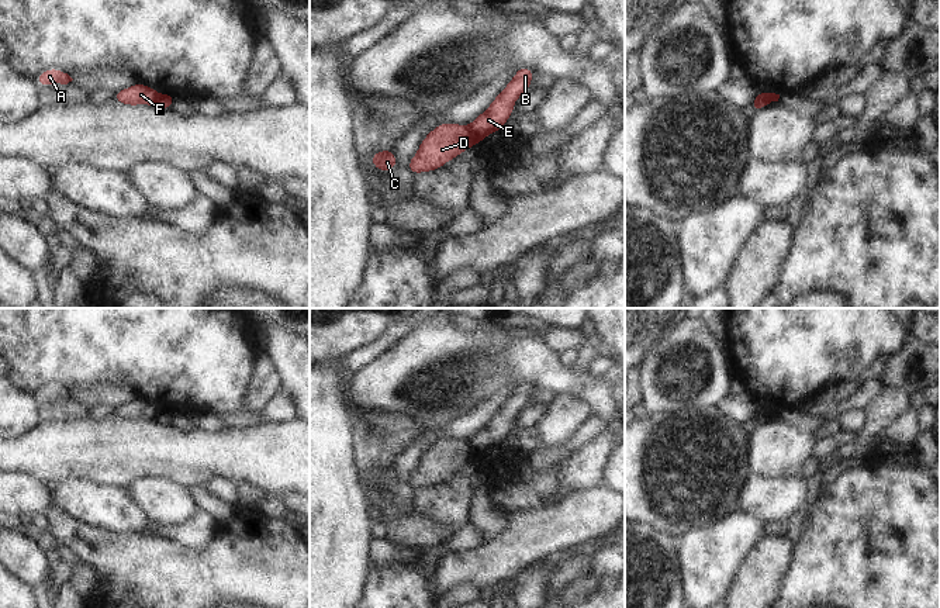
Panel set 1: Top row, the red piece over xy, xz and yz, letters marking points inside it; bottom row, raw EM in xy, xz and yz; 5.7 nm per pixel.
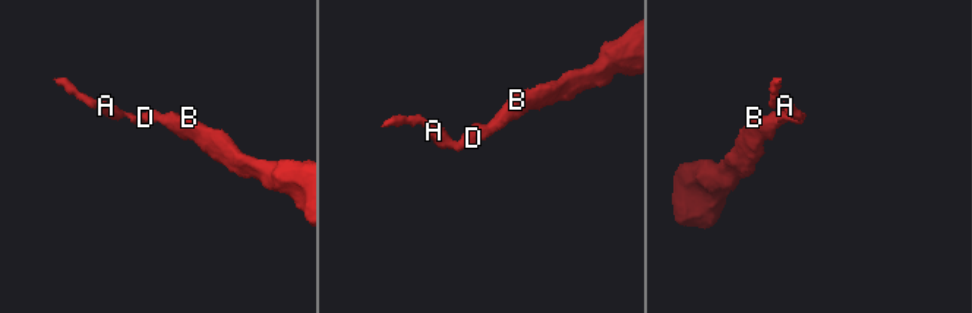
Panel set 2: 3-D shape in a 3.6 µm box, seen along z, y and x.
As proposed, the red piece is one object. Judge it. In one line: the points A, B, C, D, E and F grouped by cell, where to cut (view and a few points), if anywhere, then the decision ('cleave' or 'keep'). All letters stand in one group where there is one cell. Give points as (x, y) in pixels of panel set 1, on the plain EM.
groups A C D F / B E; cut xz (467, 442), (474, 459); cleave

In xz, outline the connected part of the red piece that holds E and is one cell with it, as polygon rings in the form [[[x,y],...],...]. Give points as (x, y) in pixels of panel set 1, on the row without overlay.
[[[519,383],[514,394],[493,415],[490,422],[469,441],[474,460],[490,449],[501,446],[511,429],[516,414],[529,407],[529,400],[536,388],[529,383]]]

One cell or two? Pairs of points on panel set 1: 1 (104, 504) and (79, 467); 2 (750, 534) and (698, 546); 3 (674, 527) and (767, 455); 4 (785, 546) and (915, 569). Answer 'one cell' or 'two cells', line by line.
1: two cells
2: one cell
3: two cells
4: two cells

